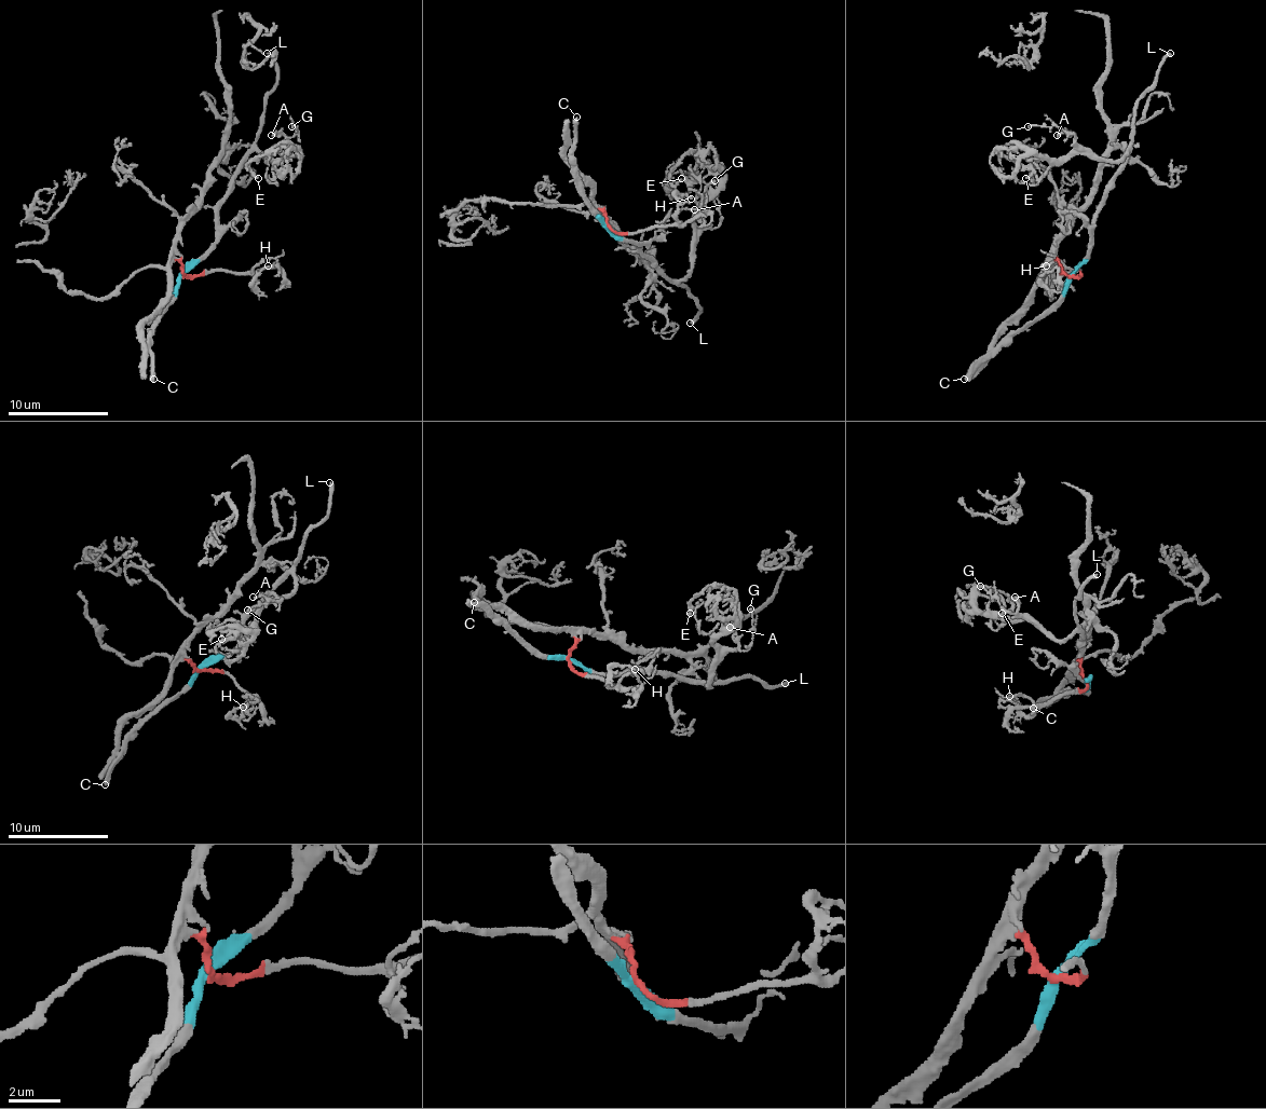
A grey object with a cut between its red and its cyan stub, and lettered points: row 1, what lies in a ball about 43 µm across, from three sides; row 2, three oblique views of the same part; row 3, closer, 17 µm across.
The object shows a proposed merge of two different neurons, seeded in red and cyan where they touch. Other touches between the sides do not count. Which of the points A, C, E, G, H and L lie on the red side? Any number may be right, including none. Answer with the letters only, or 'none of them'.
H

